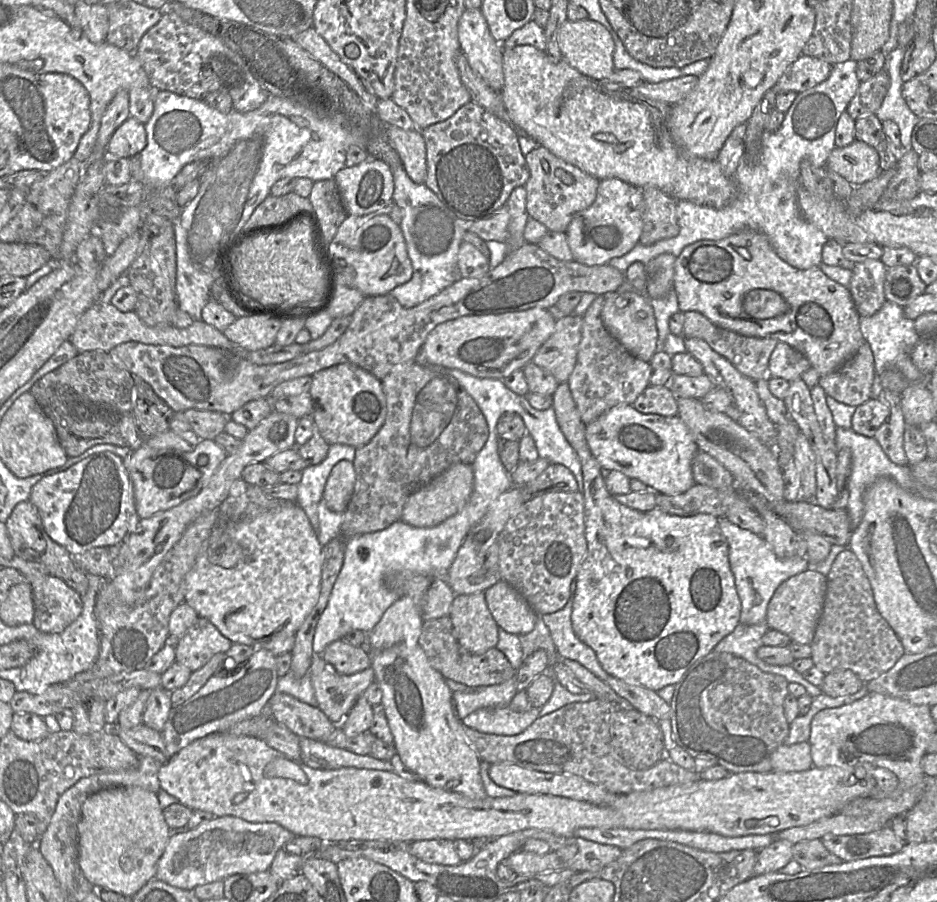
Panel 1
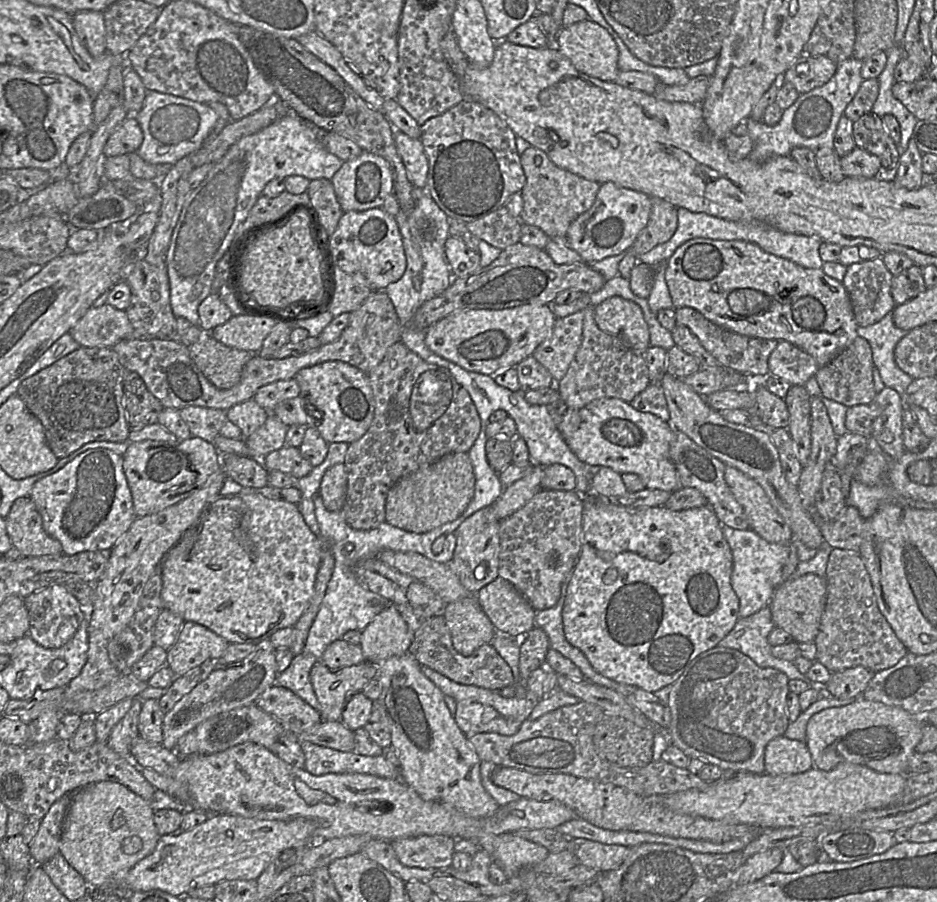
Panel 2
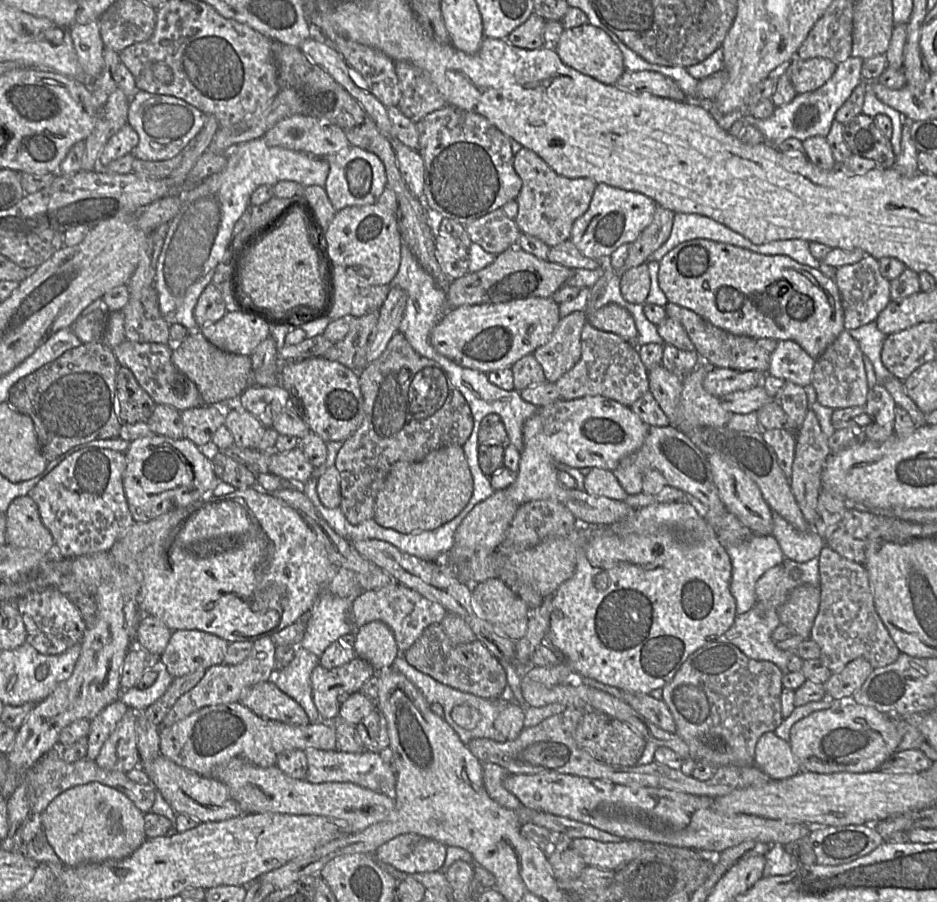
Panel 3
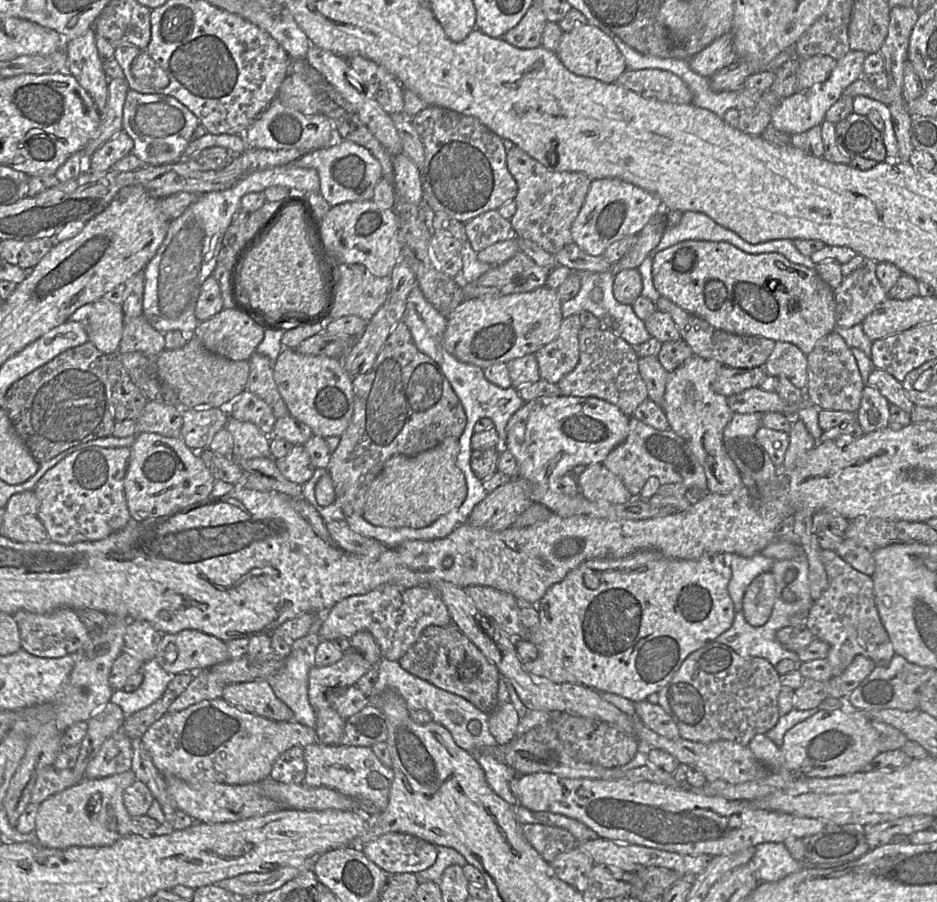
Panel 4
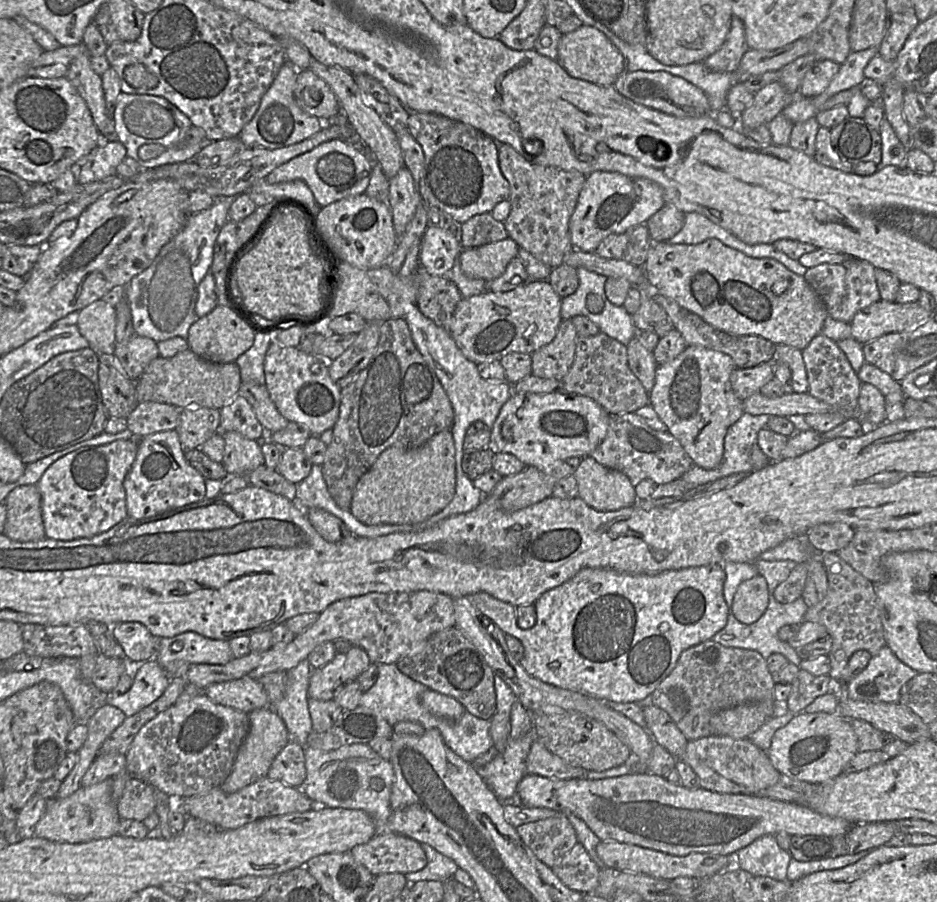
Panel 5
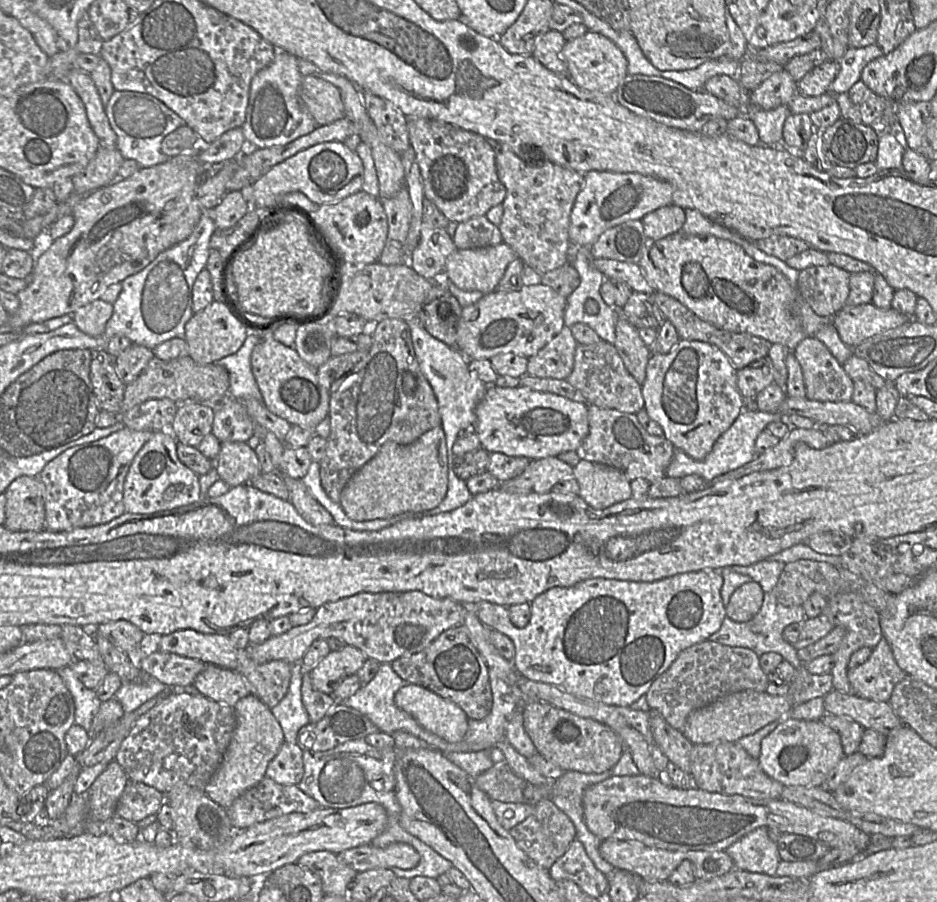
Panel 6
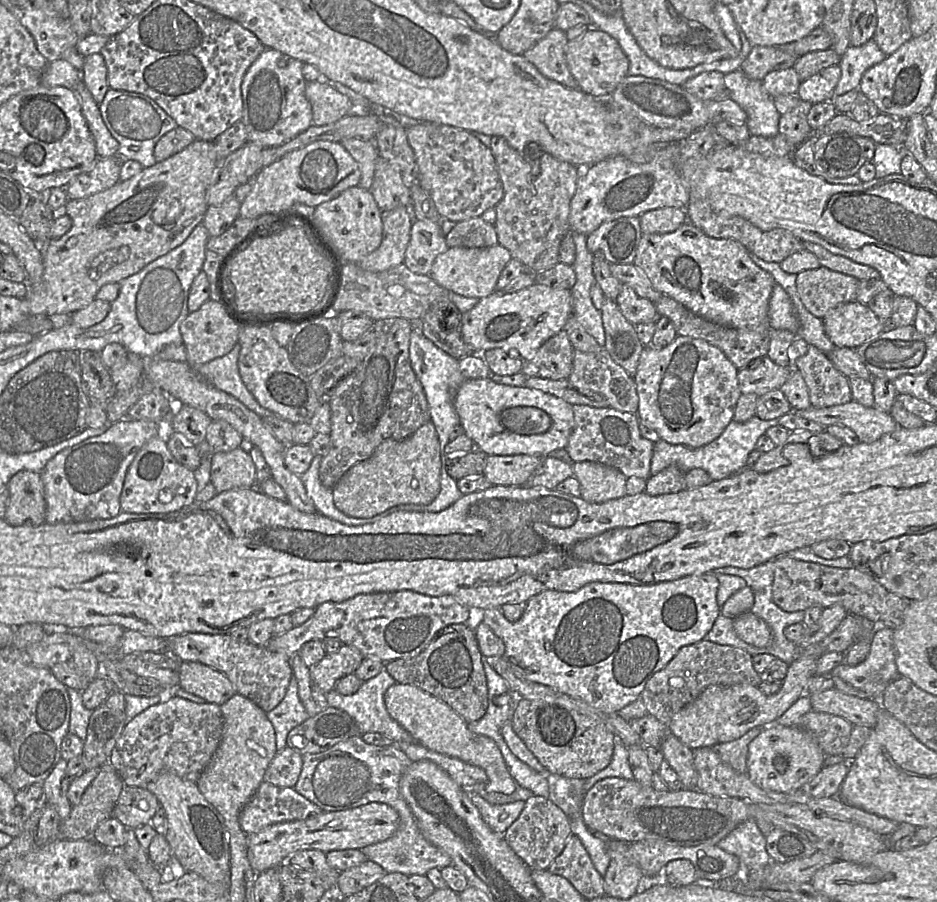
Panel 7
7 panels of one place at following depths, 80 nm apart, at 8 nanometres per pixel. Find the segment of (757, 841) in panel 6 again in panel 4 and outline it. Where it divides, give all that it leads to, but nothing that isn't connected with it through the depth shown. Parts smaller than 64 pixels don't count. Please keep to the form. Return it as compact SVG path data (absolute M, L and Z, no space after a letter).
M765 842L755 846L750 865L760 883L776 882L801 870L801 862L796 861L783 843Z

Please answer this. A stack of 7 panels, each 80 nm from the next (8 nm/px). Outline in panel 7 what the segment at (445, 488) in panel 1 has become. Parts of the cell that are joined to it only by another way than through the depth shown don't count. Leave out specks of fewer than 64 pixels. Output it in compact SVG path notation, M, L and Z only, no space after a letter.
M432 422L403 440L385 440L372 456L351 467L331 489L337 509L354 518L371 518L392 507L430 504L440 491L441 450Z

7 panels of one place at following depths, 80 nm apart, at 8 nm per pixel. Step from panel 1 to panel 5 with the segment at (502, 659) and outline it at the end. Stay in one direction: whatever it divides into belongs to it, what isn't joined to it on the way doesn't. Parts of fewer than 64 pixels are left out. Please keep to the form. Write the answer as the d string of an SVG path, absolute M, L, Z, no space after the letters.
M456 626L432 634L411 655L396 663L398 669L428 689L456 699L467 712L491 720L496 712L495 673L478 649Z

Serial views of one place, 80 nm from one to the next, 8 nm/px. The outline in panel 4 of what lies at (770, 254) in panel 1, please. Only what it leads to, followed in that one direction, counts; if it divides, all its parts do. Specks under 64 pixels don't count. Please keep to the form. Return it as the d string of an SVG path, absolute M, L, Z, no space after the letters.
M682 241L652 256L655 289L682 309L713 327L739 336L761 336L797 346L806 356L817 342L835 331L834 290L809 269L789 261L779 253L748 254L728 242Z

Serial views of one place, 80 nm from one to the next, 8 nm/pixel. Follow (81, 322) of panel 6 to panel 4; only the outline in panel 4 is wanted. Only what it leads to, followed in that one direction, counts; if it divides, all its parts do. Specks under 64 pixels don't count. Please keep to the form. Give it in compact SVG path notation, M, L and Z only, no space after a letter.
M102 297L92 303L85 328L89 341L106 355L118 354L124 329L122 305Z

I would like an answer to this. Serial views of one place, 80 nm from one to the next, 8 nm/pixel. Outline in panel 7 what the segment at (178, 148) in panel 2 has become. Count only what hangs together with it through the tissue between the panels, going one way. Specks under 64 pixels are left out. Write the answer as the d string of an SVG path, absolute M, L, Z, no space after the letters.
M109 88L99 104L103 121L111 135L119 143L117 156L121 160L138 161L144 168L157 163L154 148L157 141L175 129L177 123L156 102L144 94Z

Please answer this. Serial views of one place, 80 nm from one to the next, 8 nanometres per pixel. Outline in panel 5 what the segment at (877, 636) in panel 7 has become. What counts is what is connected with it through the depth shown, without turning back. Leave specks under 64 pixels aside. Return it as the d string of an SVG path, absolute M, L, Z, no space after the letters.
M886 645L871 657L863 671L845 685L844 693L855 701L898 703L902 687L917 674L917 671L901 662Z

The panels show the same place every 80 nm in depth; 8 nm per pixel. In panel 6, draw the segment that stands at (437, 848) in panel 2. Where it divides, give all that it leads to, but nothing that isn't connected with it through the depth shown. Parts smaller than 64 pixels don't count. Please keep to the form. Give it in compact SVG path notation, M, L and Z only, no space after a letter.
M393 843L384 848L367 844L350 848L336 856L357 873L379 868L409 870L416 867L420 860L417 851L405 843Z

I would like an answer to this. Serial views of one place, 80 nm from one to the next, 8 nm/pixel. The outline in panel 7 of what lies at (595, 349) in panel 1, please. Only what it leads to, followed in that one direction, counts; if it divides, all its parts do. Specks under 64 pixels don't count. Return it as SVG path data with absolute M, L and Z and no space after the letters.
M603 347L590 353L574 350L573 369L567 380L580 389L601 394L608 402L609 407L613 409L621 412L637 413L639 398L633 377L615 363Z

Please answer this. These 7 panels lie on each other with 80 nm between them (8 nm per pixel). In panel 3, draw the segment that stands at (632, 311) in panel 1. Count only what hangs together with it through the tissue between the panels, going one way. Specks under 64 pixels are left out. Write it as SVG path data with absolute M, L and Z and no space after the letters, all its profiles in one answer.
M607 304L589 314L588 322L596 329L614 333L635 344L638 333L634 319L626 309L617 304Z

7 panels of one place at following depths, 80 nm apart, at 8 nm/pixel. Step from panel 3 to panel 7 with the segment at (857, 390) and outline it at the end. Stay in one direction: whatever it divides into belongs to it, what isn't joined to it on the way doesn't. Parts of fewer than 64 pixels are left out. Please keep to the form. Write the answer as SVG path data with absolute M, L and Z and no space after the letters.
M810 345L807 352L797 358L793 362L793 368L799 371L804 379L812 407L826 408L846 404L853 400L849 379L833 366L824 352L815 346Z

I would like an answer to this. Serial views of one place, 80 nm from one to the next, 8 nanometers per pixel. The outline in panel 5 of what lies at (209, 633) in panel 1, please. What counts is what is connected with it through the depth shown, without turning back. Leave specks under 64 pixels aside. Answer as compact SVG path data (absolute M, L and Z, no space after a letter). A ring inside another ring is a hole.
M192 631L157 640L154 659L164 670L173 664L224 665L234 658L229 641L207 638ZM177 641L181 642L182 648L172 651L170 646Z

